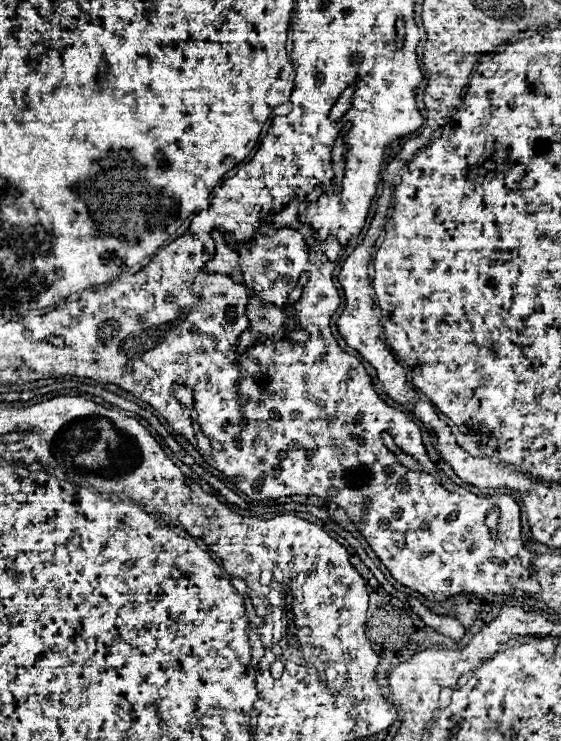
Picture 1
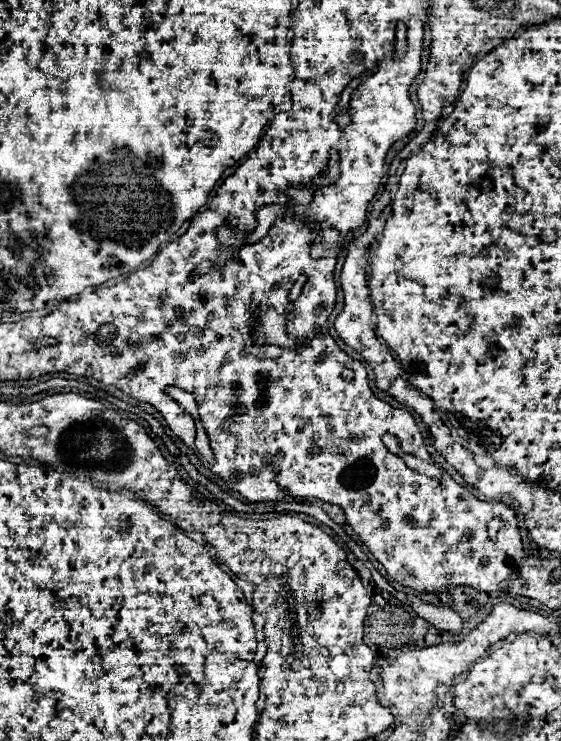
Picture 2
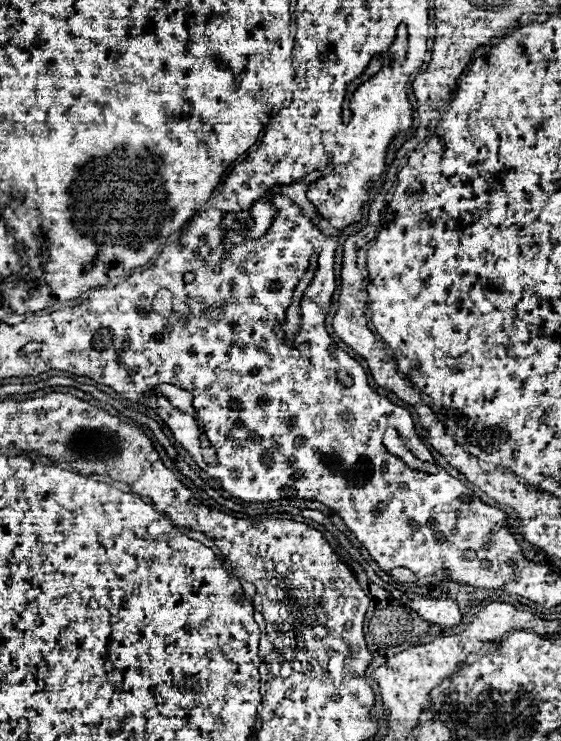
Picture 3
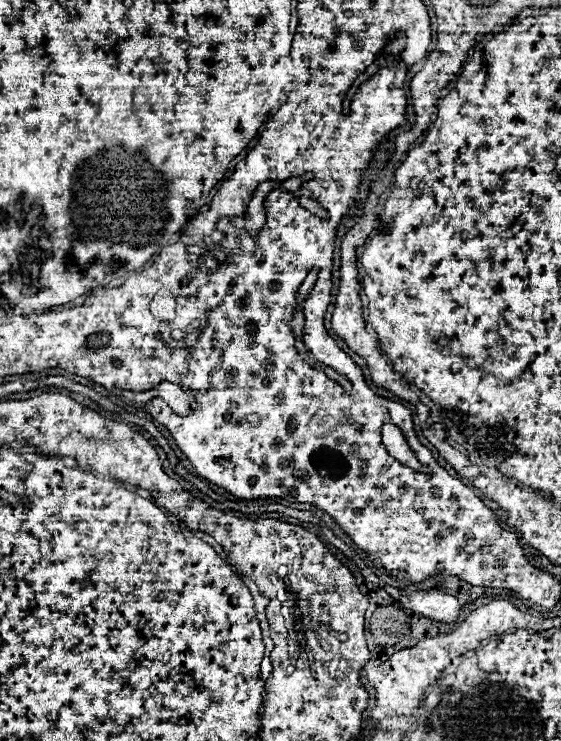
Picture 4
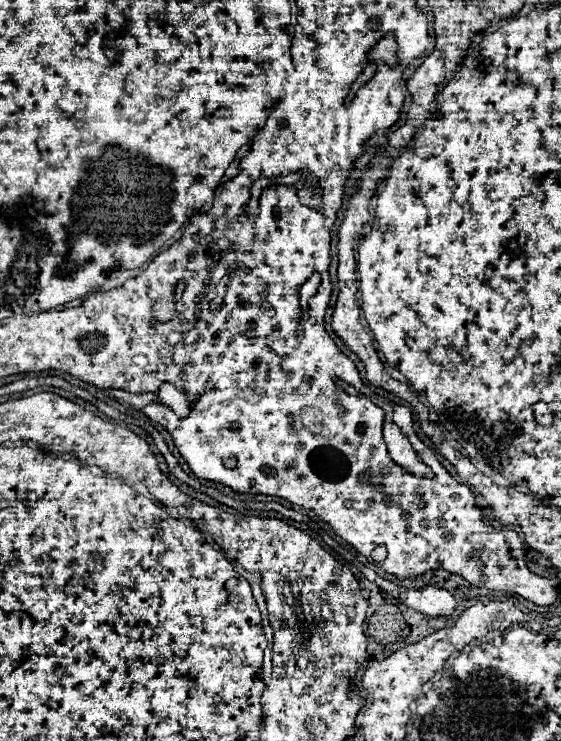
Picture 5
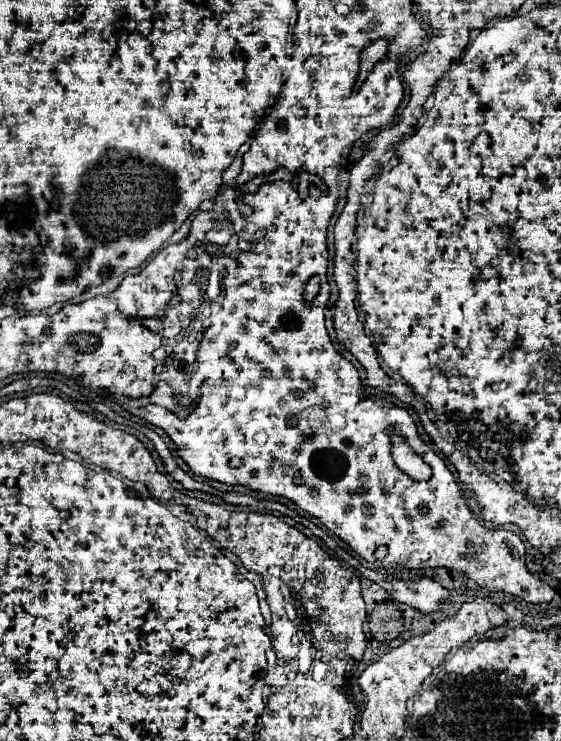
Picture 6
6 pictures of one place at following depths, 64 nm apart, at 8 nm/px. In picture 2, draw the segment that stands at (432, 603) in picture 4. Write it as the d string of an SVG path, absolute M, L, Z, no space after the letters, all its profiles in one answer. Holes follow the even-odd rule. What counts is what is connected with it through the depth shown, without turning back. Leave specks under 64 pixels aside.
M408 595L407 599L412 610L420 618L424 618L432 626L436 626L438 630L446 630L450 634L458 634L462 630L462 618L450 606L434 606L434 604L422 602L420 598L414 595Z

